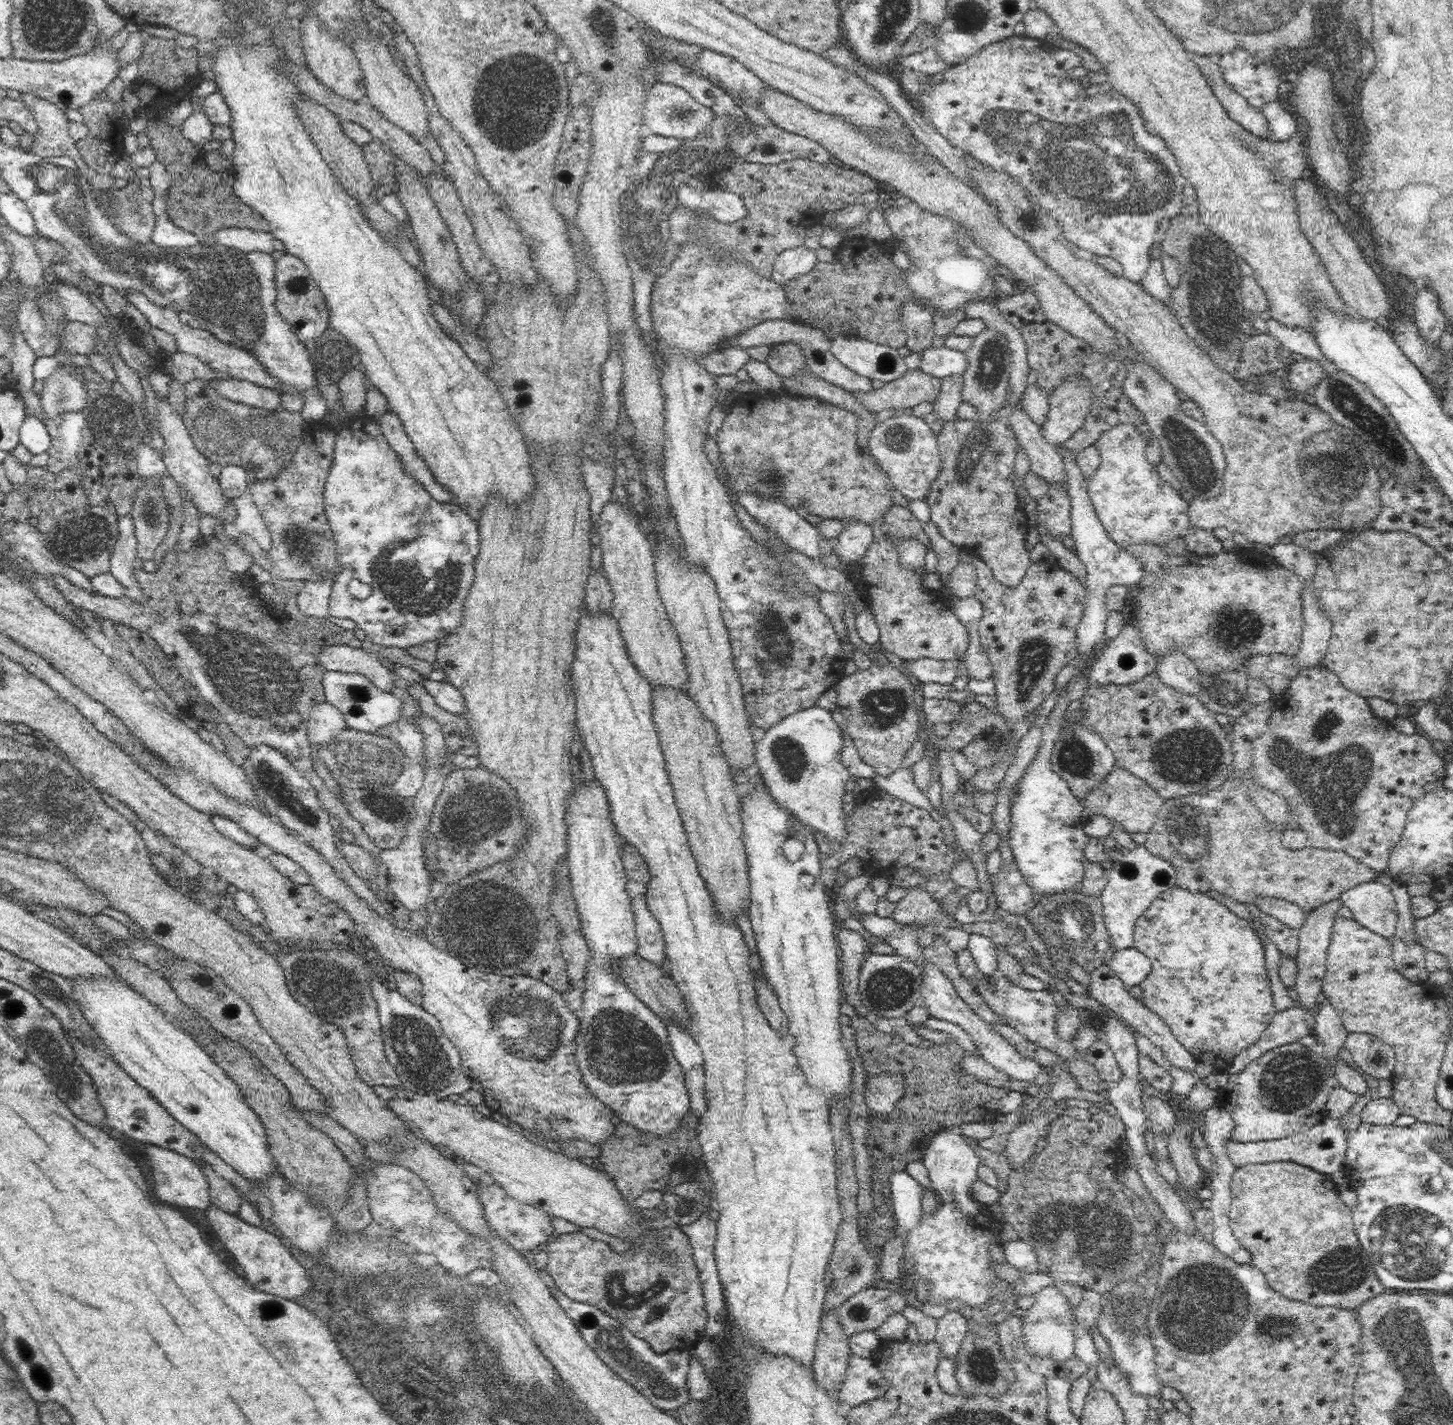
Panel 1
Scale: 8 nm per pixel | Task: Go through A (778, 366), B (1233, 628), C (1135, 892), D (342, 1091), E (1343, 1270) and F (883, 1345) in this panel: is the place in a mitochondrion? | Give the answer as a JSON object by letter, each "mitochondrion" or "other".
{"A":"other","B":"mitochondrion","C":"other","D":"other","E":"mitochondrion","F":"other"}

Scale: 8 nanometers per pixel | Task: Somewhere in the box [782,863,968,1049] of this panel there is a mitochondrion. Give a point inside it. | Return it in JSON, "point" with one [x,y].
{"point":[887,987]}

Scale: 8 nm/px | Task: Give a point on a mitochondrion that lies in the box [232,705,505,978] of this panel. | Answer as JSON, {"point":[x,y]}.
{"point":[383,759]}

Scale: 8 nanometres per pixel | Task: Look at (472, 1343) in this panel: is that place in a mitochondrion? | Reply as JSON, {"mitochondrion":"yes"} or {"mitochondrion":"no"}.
{"mitochondrion":"no"}

